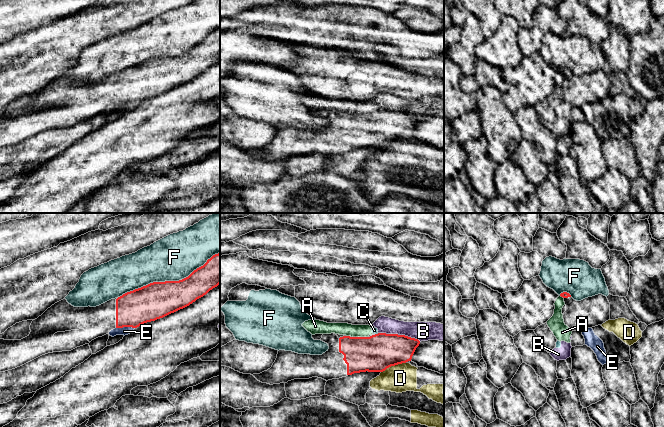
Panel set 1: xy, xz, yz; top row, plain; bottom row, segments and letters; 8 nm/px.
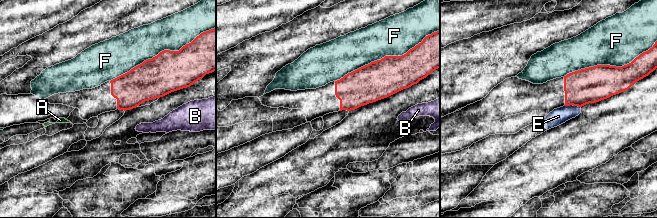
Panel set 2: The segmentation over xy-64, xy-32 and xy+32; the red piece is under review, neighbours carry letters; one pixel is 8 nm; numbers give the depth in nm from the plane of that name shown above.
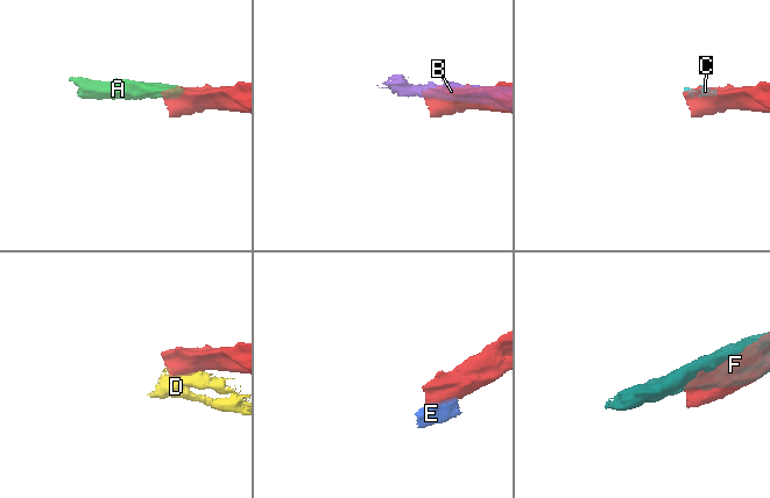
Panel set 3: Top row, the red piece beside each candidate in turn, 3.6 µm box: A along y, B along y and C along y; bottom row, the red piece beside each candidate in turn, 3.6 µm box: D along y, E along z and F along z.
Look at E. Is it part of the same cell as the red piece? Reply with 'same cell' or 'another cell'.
another cell

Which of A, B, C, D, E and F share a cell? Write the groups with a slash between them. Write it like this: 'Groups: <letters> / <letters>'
Groups: A B C / D E / F

